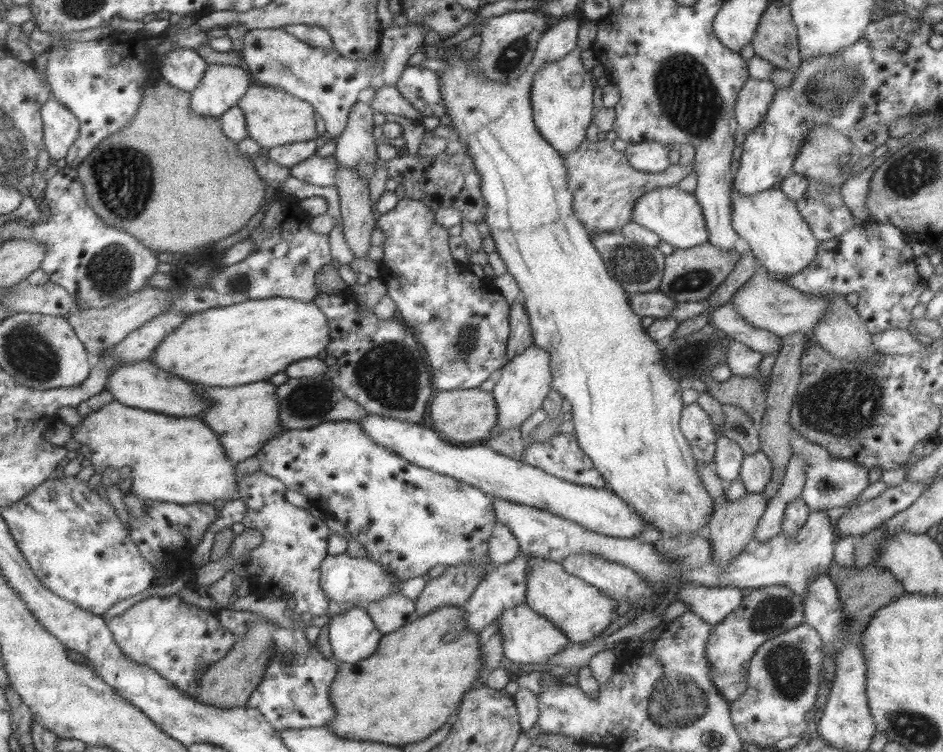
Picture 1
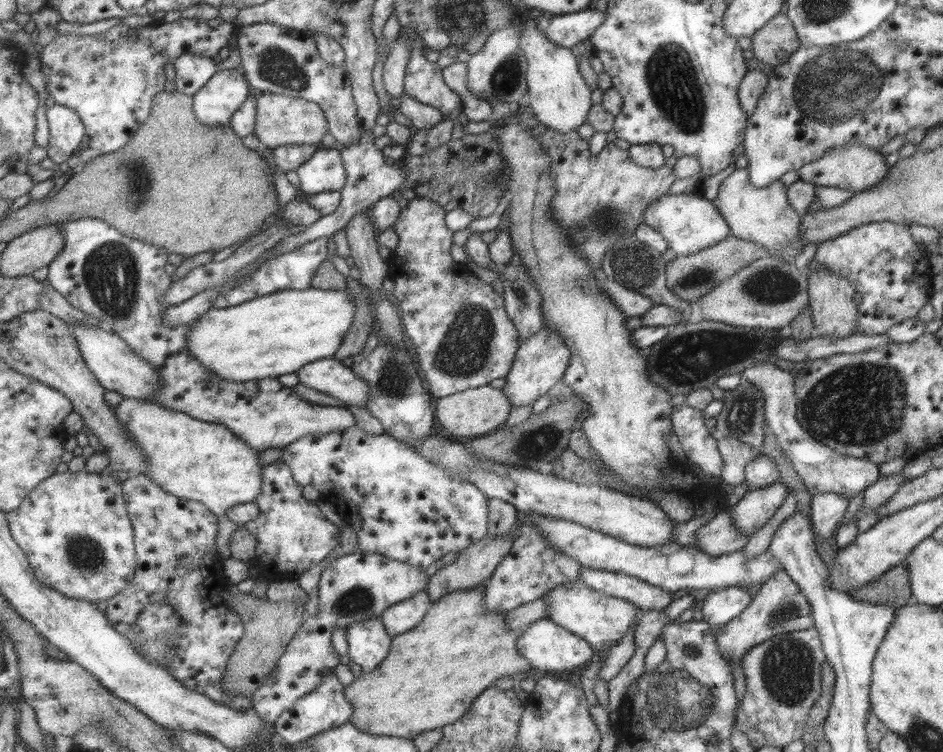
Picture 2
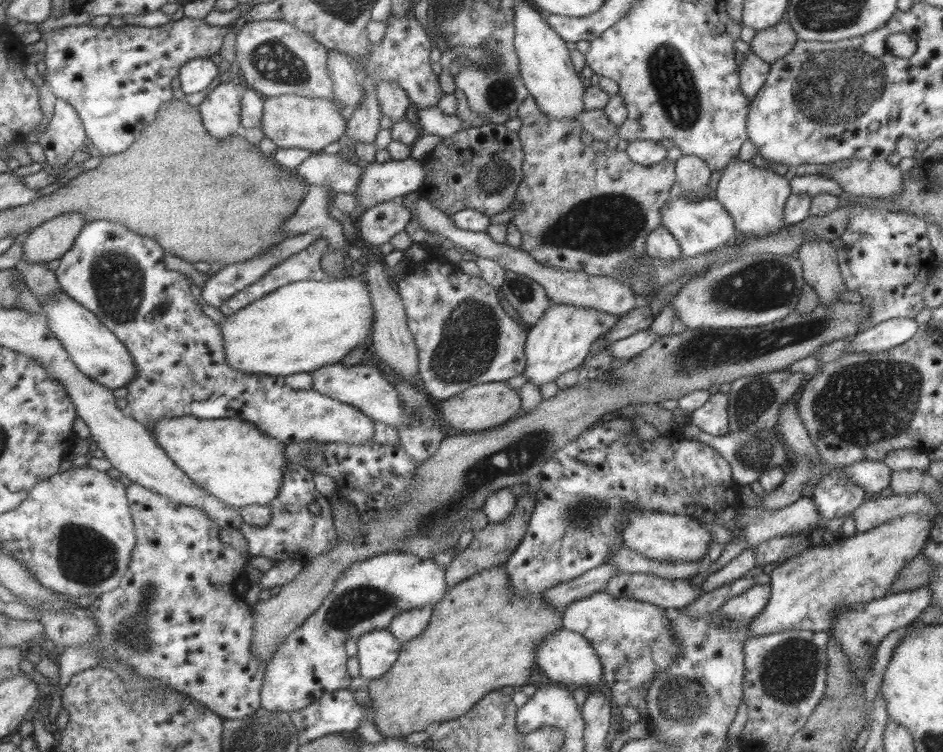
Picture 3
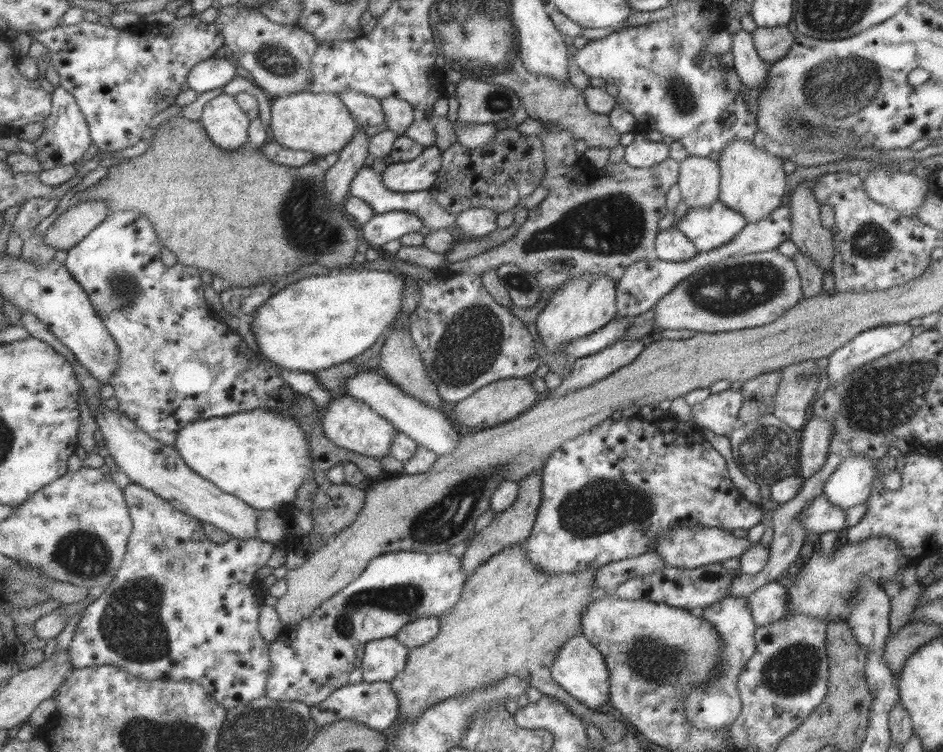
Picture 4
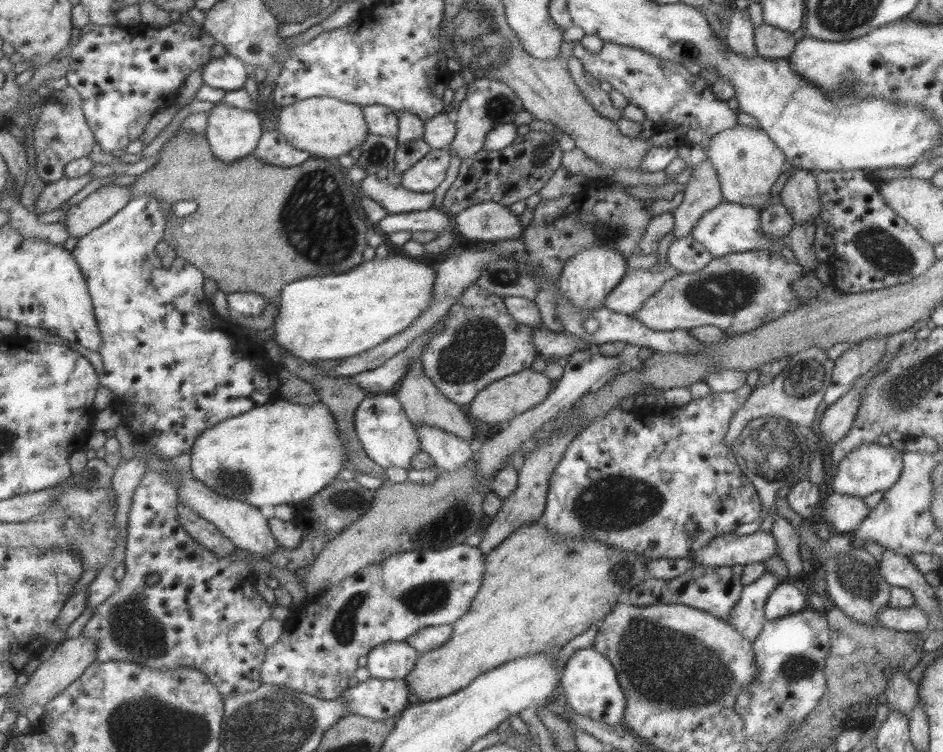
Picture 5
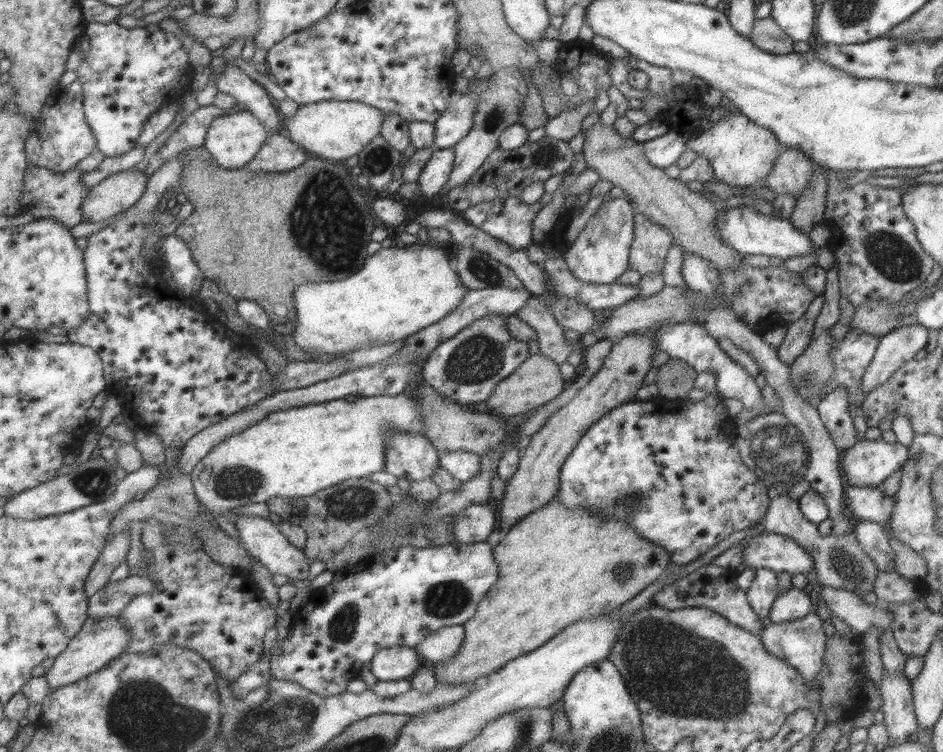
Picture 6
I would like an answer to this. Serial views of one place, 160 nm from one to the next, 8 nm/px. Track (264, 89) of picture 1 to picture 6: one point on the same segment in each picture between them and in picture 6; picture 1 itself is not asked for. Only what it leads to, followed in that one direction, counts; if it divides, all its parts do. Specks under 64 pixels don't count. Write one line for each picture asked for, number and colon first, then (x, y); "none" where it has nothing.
2: (279, 120)
3: (290, 121)
4: (319, 123)
5: (325, 127)
6: (334, 130)

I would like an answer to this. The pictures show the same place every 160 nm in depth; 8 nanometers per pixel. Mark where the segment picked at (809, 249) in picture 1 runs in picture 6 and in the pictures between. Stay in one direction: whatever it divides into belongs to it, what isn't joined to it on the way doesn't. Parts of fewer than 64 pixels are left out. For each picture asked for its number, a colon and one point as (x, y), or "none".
2: (763, 215)
3: (754, 198)
4: (752, 182)
5: (747, 163)
6: (740, 153)

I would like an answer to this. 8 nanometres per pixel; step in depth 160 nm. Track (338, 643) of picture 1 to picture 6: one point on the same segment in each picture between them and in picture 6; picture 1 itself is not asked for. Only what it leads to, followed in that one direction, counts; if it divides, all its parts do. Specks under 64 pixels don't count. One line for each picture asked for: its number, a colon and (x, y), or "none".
2: (367, 641)
3: (377, 649)
4: (383, 658)
5: (392, 660)
6: (389, 664)

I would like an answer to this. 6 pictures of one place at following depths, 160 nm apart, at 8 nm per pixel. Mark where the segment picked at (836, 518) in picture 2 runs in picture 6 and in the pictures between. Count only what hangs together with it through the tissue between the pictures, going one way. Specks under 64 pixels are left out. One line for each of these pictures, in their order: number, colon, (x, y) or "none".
3: (835, 496)
4: (850, 483)
5: (870, 468)
6: (868, 463)

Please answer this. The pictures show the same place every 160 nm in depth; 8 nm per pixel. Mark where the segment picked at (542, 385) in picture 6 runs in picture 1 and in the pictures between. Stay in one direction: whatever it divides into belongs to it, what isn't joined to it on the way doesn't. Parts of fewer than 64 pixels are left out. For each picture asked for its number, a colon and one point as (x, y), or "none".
1: (459, 417)
2: (475, 412)
3: (485, 406)
4: (499, 402)
5: (504, 399)

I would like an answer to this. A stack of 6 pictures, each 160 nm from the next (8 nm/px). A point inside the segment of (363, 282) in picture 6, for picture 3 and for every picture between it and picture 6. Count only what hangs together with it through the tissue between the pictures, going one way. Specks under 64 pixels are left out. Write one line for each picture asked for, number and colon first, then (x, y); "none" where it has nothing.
3: (299, 327)
4: (318, 321)
5: (336, 316)

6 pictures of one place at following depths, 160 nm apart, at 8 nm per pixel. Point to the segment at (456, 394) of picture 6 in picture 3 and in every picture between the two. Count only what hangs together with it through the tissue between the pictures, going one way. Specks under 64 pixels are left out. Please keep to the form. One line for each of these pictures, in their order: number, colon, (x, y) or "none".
3: (463, 337)
4: (466, 339)
5: (480, 342)

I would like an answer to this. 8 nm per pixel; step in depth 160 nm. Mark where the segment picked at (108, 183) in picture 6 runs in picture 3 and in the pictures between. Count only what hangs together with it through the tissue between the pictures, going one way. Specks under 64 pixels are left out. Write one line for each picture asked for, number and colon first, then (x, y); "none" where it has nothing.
3: (47, 242)
4: (70, 227)
5: (97, 207)

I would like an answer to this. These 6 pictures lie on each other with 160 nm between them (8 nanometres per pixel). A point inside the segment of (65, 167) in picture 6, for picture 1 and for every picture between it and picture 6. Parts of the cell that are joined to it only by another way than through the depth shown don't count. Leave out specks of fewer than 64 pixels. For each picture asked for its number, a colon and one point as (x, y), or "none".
1: (61, 126)
2: (66, 130)
3: (64, 134)
4: (63, 137)
5: (61, 134)

